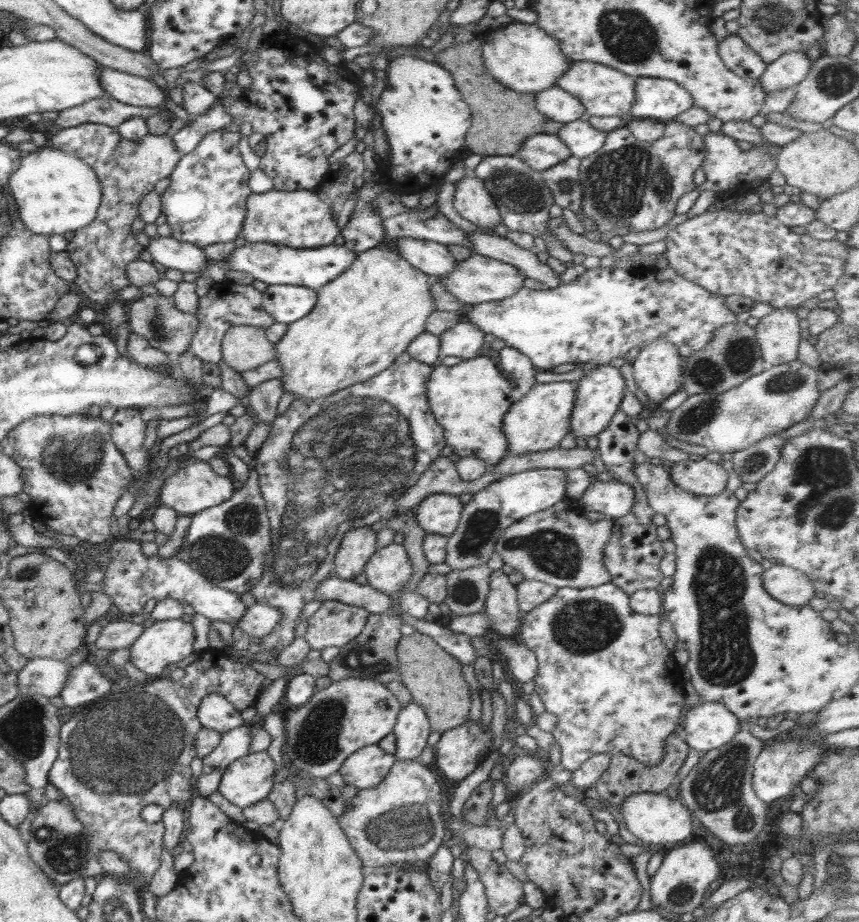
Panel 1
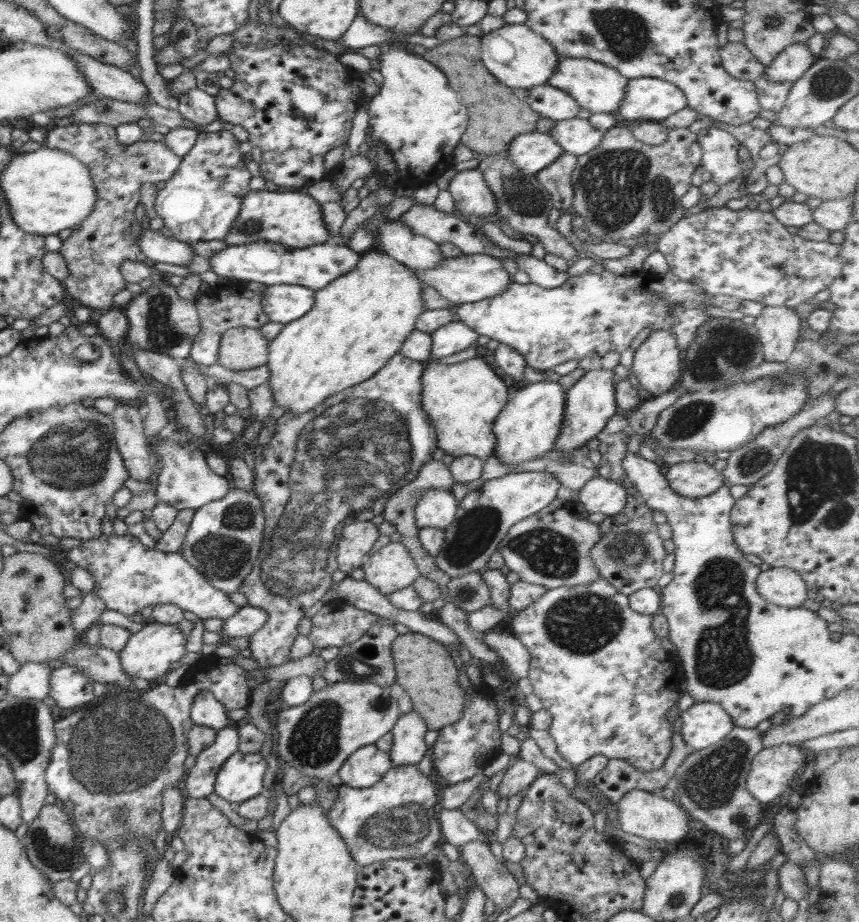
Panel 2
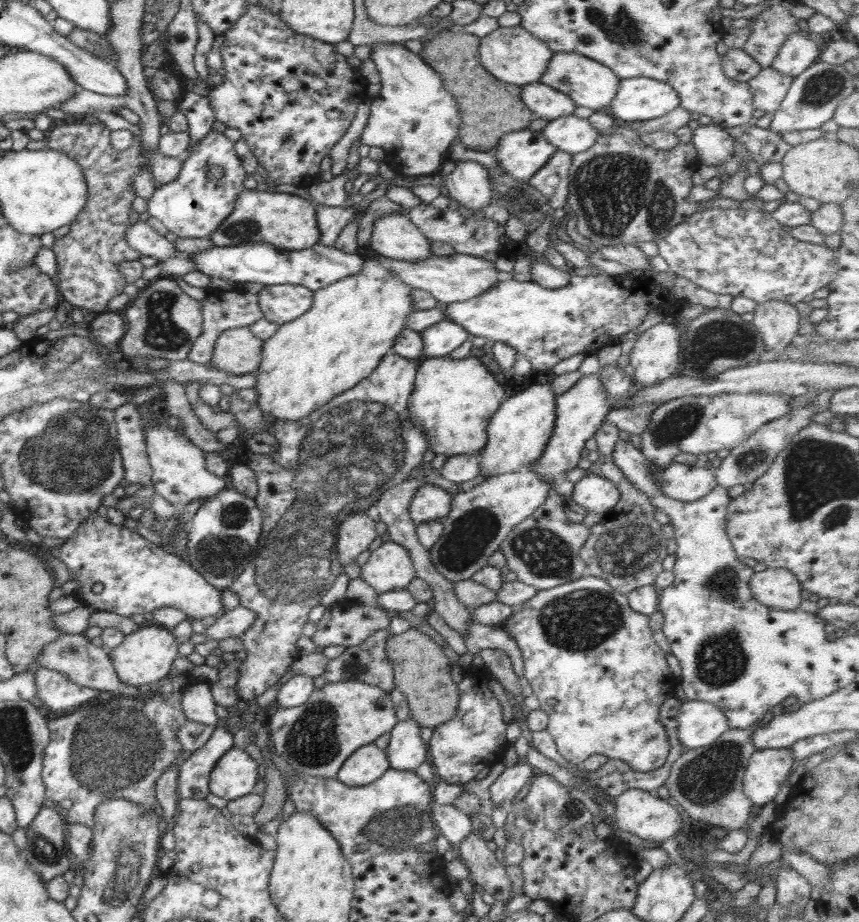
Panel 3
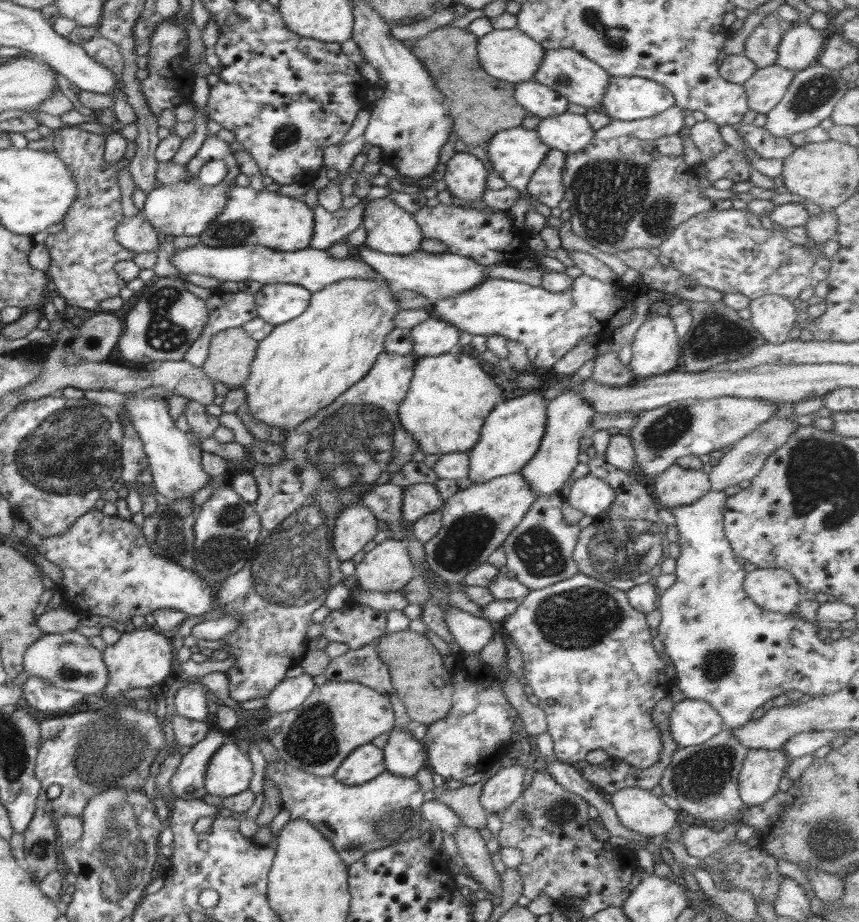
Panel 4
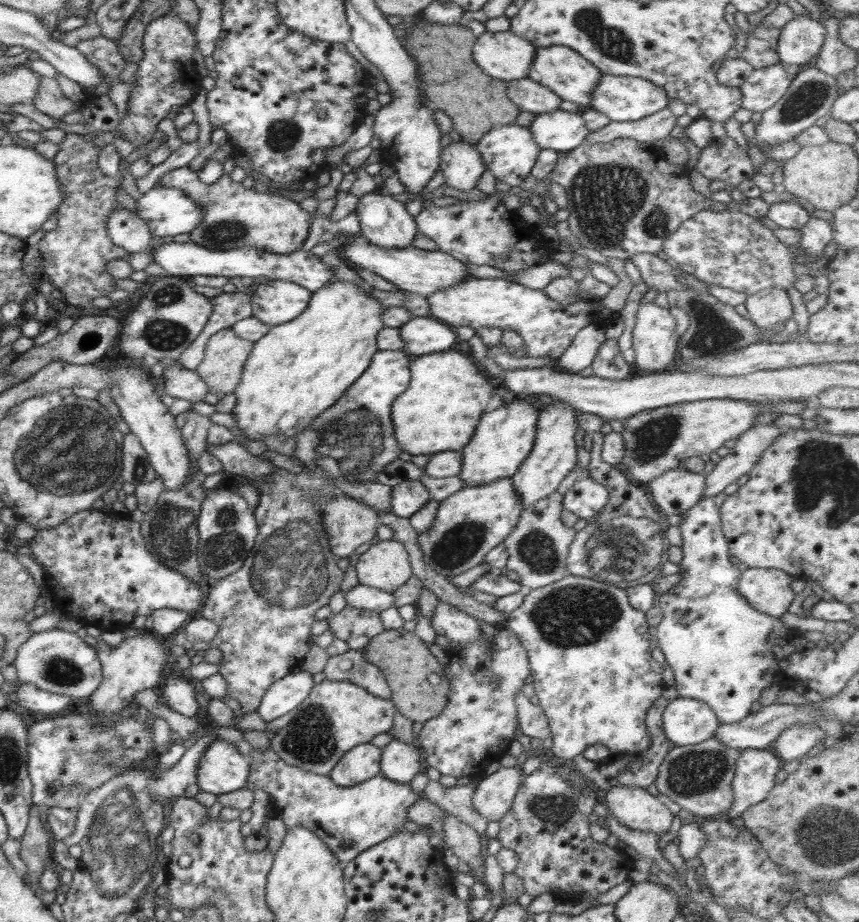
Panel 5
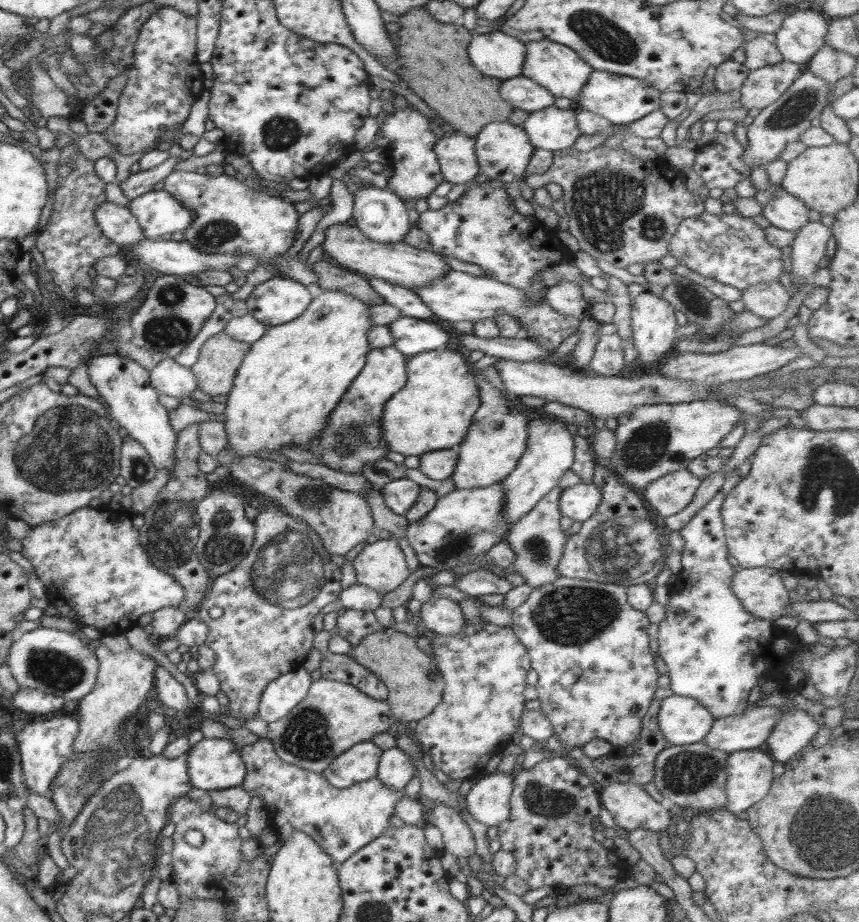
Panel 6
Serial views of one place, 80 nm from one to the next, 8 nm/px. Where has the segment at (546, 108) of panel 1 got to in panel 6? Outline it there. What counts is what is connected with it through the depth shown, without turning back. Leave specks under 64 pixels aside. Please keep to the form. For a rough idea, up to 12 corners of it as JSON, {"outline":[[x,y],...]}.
{"outline":[[524,75],[504,79],[499,93],[529,113],[554,106],[549,90]]}

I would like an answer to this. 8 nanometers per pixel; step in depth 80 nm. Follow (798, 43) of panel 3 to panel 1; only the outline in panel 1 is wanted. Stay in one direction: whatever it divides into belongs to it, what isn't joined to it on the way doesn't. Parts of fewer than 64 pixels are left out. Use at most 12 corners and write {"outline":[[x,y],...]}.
{"outline":[[788,51],[767,64],[759,78],[766,93],[800,84],[812,61]]}

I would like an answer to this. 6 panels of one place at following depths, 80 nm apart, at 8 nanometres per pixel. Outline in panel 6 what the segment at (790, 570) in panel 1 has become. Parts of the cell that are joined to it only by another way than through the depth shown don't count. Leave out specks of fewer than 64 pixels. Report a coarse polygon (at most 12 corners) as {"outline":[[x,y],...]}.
{"outline":[[770,567],[735,572],[731,589],[748,613],[775,621],[792,592]]}

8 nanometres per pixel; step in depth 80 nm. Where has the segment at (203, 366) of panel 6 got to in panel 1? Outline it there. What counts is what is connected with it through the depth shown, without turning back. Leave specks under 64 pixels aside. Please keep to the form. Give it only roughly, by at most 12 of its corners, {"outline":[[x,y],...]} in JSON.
{"outline":[[230,327],[221,361],[238,373],[276,358],[265,329]]}

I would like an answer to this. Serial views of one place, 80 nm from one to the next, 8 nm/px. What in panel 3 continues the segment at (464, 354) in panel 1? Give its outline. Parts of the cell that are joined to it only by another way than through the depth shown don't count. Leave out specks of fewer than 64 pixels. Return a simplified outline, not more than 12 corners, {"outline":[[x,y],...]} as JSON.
{"outline":[[447,319],[419,334],[424,358],[447,357],[471,335]]}

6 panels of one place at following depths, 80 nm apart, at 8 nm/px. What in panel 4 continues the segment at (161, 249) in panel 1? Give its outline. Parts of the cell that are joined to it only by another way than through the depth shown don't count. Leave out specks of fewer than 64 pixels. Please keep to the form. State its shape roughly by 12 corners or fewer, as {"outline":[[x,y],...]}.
{"outline":[[142,216],[116,225],[116,242],[134,253],[157,250],[158,232]]}

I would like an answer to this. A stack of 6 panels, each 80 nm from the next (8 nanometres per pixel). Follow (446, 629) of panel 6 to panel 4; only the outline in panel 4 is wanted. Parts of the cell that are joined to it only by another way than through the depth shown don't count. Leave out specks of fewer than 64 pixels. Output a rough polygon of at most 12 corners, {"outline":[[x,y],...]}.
{"outline":[[456,608],[444,622],[466,656],[496,632],[490,621]]}

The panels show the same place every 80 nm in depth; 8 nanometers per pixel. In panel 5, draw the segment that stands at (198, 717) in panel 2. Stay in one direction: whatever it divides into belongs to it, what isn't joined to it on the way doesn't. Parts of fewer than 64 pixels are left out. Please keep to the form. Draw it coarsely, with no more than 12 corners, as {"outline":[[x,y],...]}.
{"outline":[[177,675],[164,676],[161,700],[173,711],[196,716],[199,686]]}

